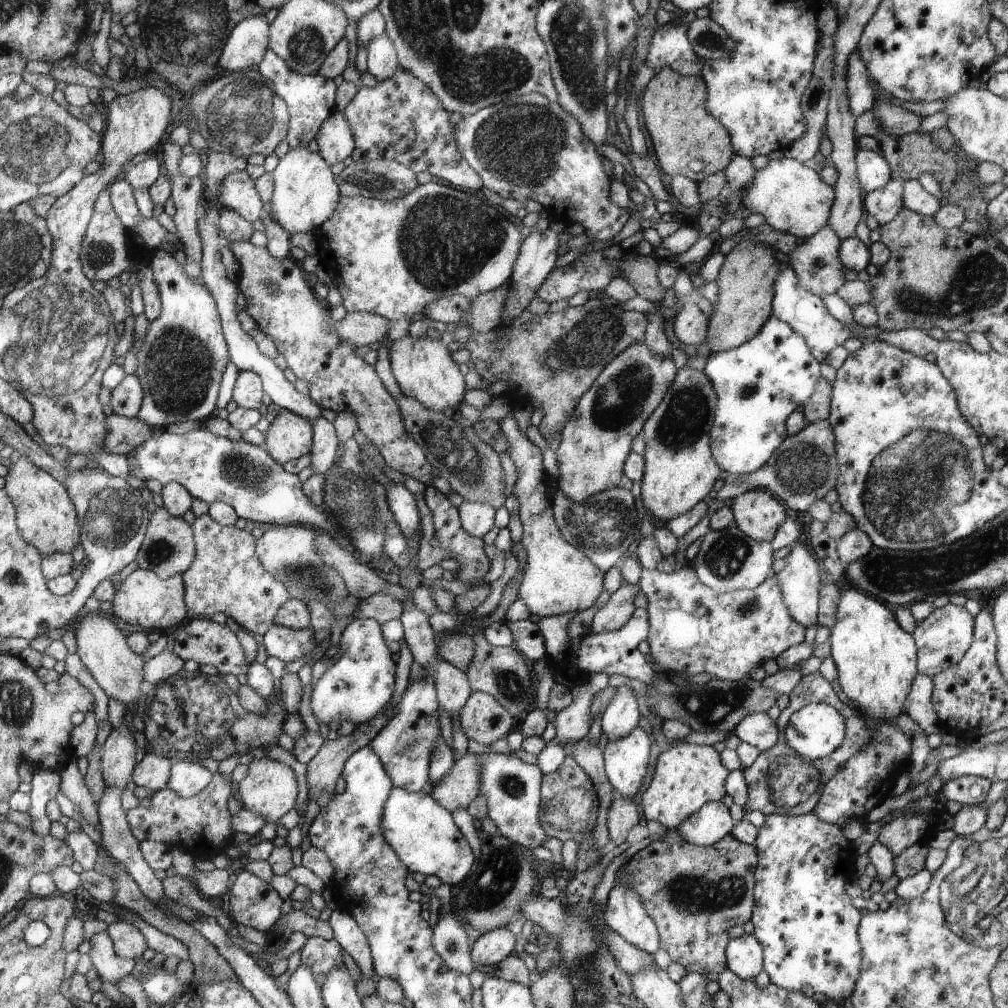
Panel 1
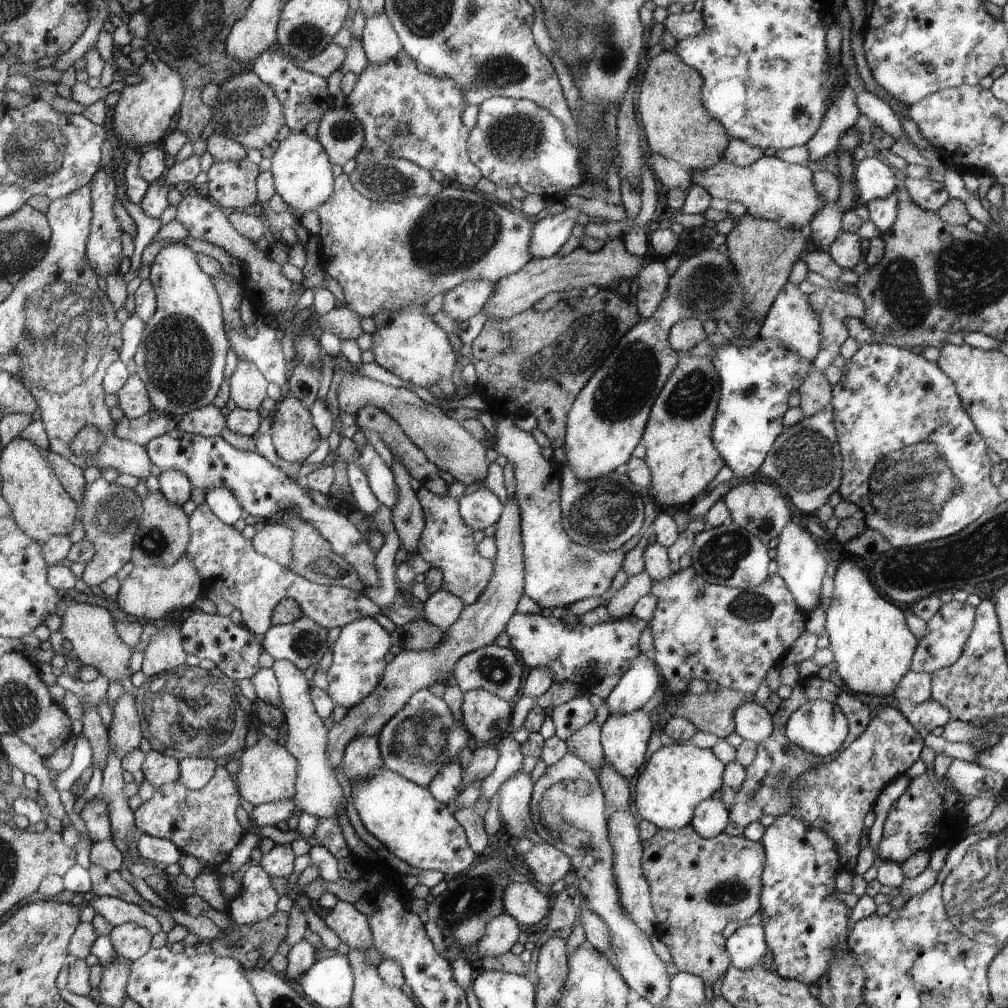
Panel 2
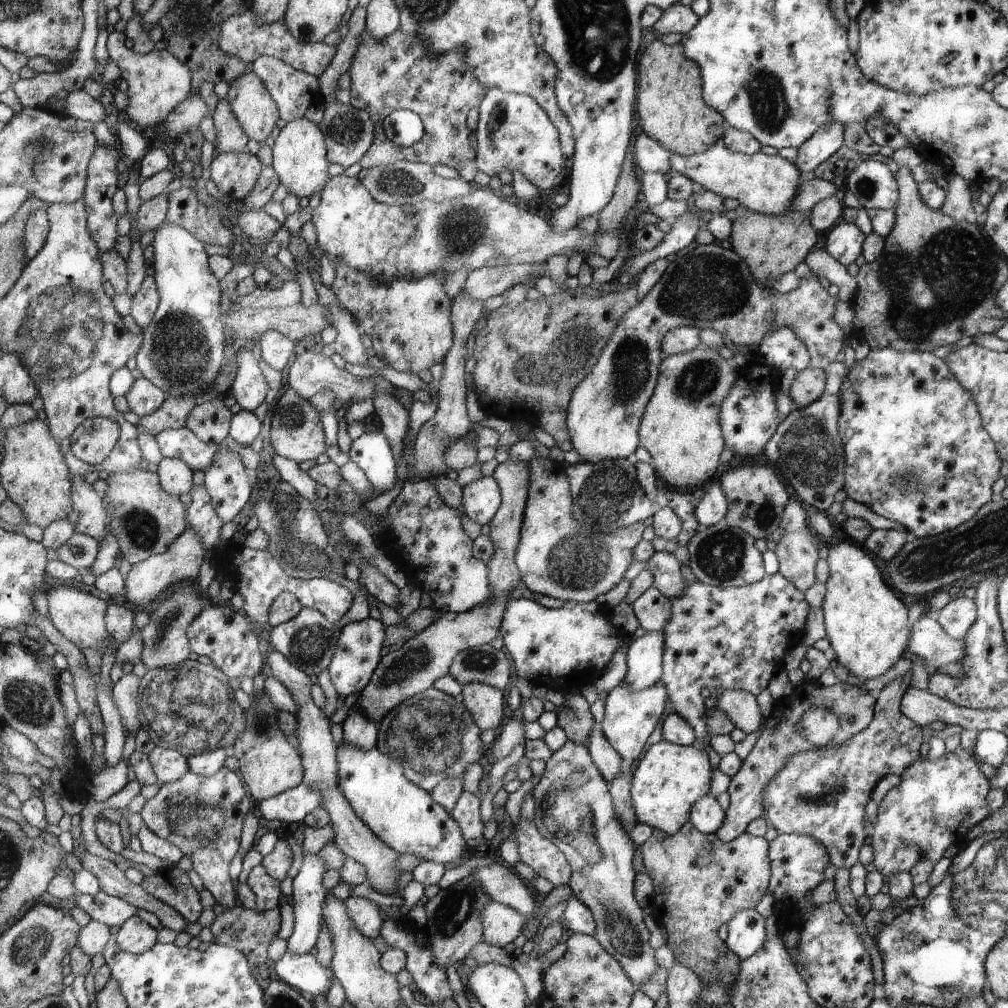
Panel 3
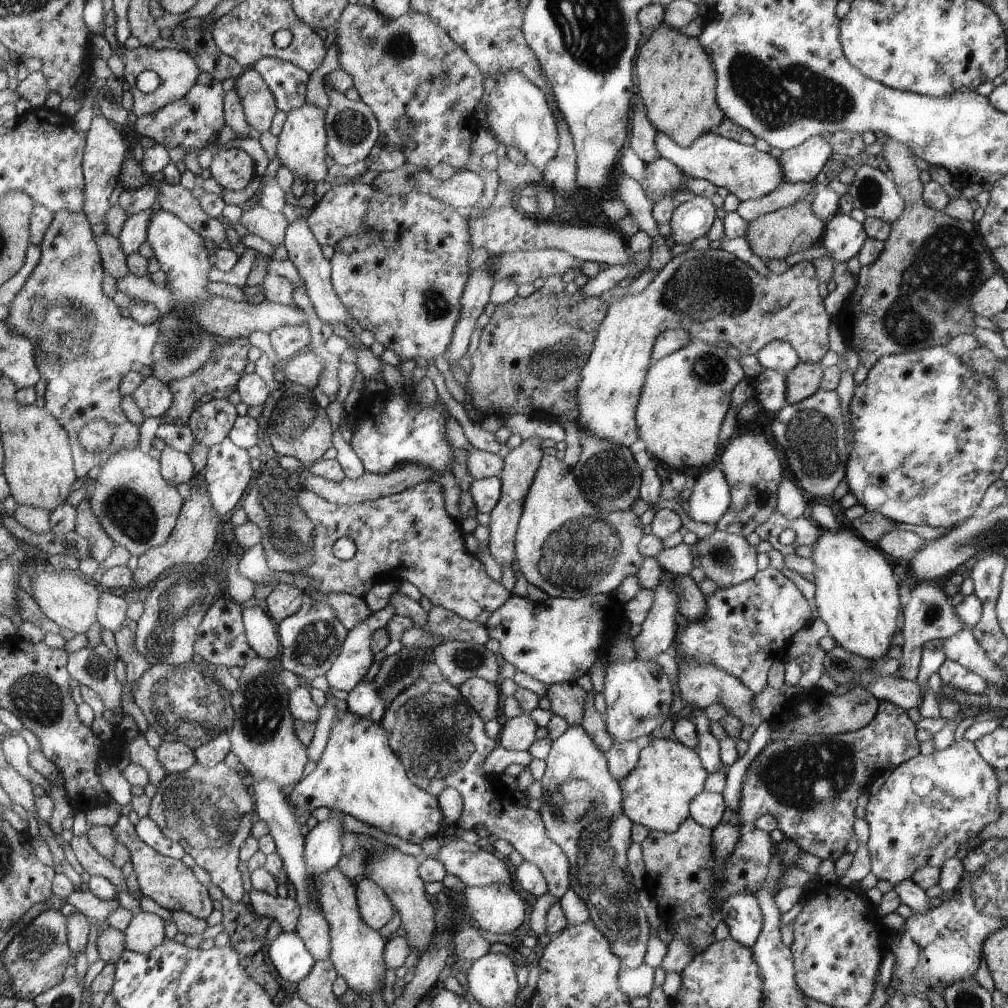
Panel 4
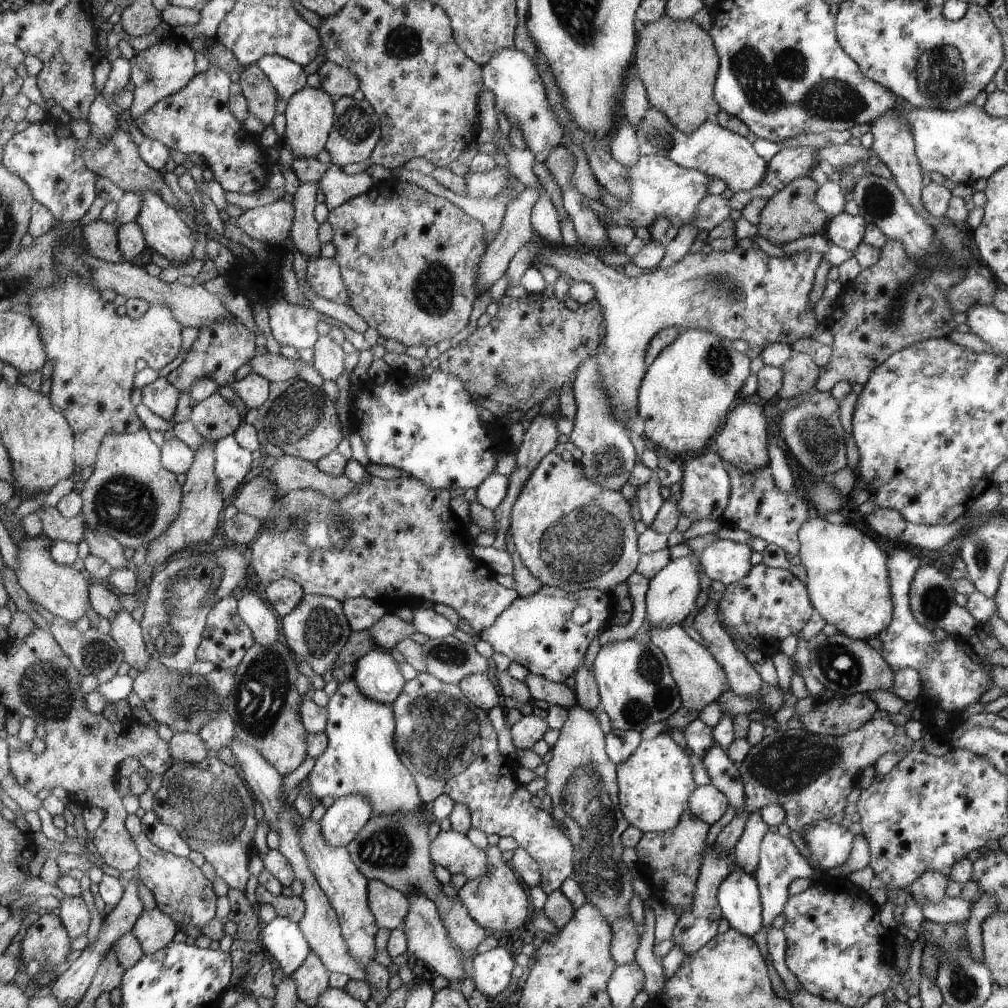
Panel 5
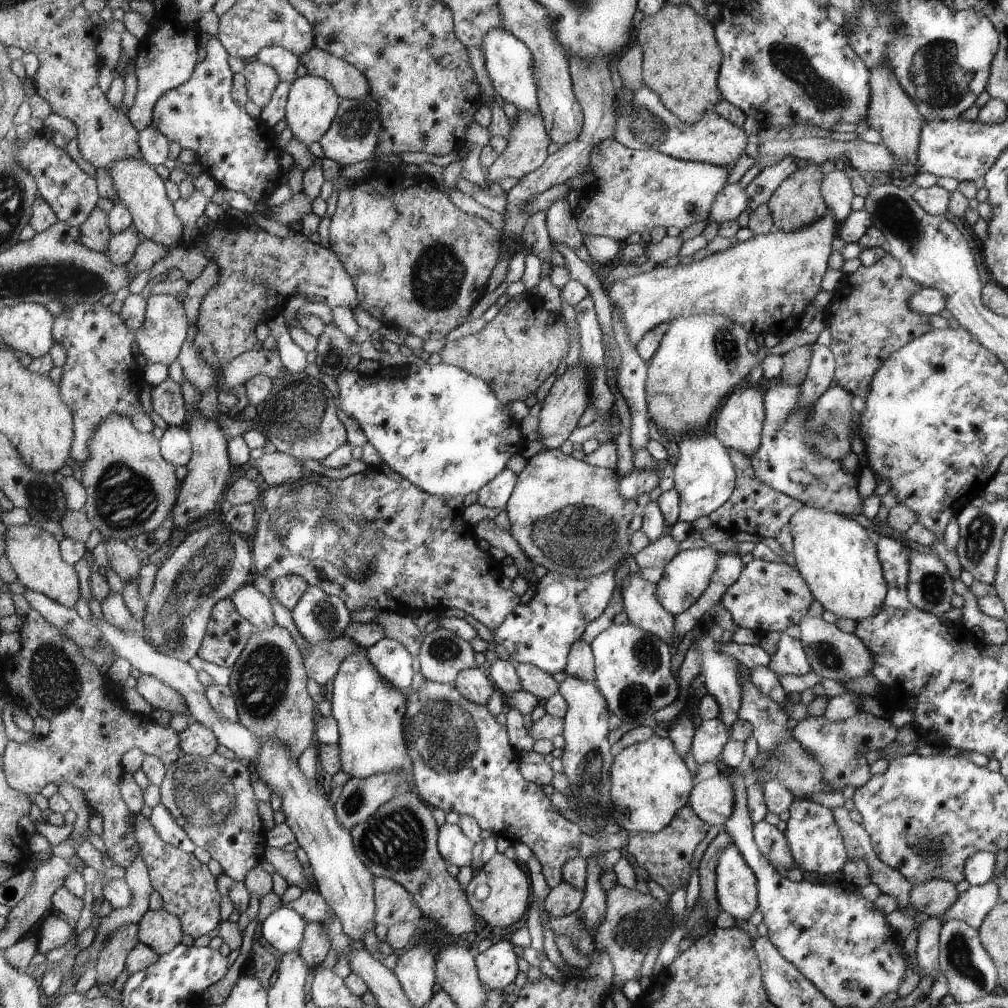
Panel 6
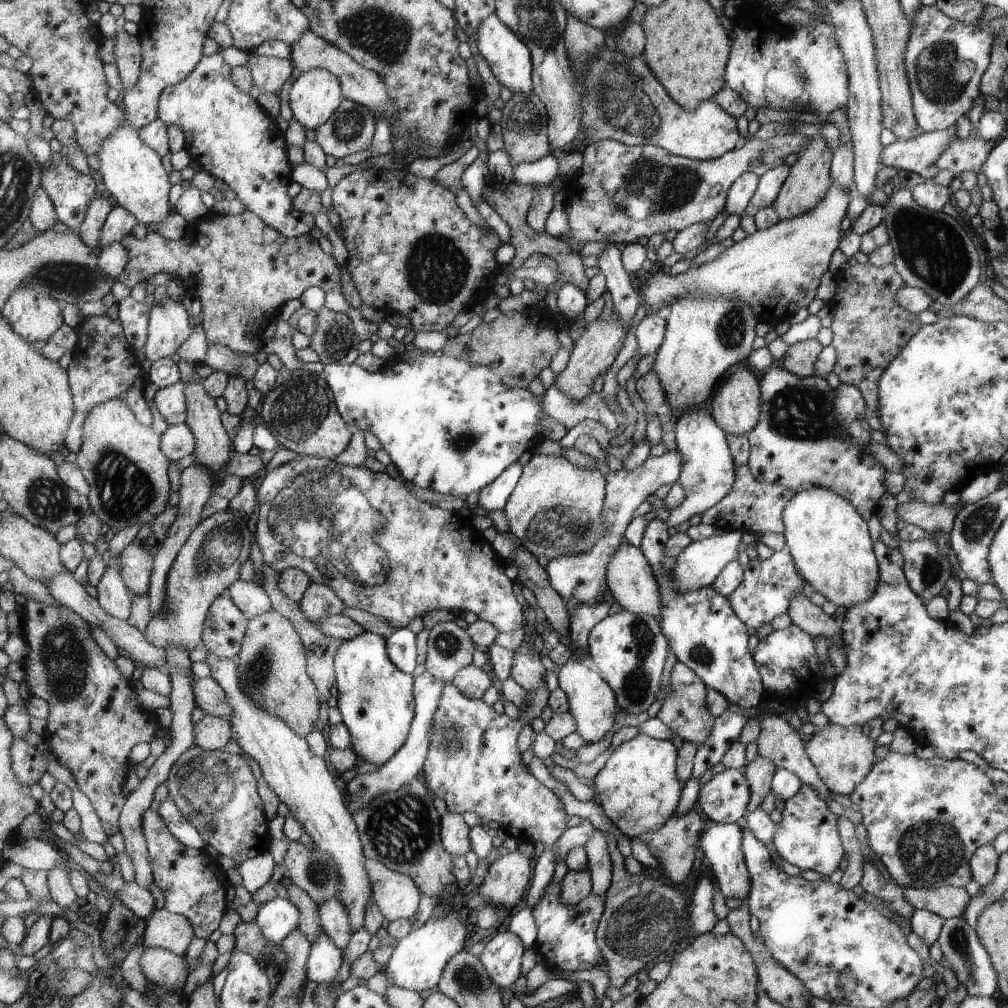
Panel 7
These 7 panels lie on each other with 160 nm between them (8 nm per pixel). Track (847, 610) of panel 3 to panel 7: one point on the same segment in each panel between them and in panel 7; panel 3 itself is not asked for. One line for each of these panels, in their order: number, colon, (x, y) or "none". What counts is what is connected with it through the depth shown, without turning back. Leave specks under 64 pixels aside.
4: (857, 596)
5: (847, 574)
6: (835, 555)
7: (828, 539)

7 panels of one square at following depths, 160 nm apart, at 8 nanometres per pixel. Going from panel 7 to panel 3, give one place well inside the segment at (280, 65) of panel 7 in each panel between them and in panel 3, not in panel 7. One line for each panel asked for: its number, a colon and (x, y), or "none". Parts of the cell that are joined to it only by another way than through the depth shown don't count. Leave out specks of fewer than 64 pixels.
3: (251, 103)
4: (258, 102)
5: (261, 98)
6: (261, 80)

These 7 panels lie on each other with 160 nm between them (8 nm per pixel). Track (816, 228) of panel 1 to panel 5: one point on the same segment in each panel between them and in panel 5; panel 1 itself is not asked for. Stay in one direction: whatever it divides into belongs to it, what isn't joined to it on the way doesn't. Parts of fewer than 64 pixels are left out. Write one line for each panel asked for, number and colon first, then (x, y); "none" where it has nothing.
2: (772, 189)
3: (767, 184)
4: (744, 171)
5: (718, 152)

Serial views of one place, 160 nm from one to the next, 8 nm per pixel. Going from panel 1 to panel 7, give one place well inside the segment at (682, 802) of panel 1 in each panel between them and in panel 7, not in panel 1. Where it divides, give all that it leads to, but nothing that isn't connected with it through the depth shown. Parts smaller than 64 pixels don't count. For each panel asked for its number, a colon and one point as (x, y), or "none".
2: (677, 778)
3: (668, 781)
4: (657, 794)
5: (655, 784)
6: (650, 783)
7: (639, 789)

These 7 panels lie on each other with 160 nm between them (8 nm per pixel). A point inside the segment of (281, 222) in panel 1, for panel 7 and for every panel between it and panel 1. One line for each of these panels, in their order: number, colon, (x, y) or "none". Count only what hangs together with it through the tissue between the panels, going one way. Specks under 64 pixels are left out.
2: (302, 174)
3: (299, 156)
4: (301, 144)
5: (310, 116)
6: (313, 104)
7: (316, 95)

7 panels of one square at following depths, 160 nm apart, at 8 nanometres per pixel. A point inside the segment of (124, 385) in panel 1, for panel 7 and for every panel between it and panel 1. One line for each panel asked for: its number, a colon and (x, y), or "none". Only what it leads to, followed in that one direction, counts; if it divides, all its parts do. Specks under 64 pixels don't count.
2: (134, 401)
3: (144, 398)
4: (154, 398)
5: (160, 396)
6: (167, 400)
7: (171, 401)

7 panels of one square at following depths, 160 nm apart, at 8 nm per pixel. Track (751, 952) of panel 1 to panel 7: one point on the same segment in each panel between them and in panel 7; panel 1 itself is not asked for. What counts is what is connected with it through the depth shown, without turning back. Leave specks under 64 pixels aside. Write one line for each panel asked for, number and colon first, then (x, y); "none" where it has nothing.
2: (747, 946)
3: (747, 930)
4: (742, 915)
5: (739, 896)
6: (736, 885)
7: (721, 844)

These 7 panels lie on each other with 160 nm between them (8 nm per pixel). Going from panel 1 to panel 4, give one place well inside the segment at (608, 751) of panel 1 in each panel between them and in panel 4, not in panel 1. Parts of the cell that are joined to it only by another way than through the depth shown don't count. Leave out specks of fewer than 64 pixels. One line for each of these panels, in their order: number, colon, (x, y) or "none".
2: (624, 738)
3: (630, 716)
4: (638, 694)

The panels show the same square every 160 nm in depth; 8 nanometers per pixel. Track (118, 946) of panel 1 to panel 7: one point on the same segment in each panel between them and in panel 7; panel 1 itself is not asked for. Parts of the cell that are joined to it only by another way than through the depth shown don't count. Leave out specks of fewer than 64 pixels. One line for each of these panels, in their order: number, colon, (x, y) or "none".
2: (131, 941)
3: (136, 936)
4: (146, 931)
5: (154, 930)
6: (162, 931)
7: (164, 929)

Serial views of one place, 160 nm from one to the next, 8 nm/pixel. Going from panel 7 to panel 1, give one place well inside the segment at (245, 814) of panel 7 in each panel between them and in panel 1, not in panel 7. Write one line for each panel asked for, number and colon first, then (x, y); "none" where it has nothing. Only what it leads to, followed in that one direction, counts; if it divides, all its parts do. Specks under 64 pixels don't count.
1: (200, 824)
2: (202, 823)
3: (203, 816)
4: (209, 811)
5: (212, 809)
6: (211, 798)

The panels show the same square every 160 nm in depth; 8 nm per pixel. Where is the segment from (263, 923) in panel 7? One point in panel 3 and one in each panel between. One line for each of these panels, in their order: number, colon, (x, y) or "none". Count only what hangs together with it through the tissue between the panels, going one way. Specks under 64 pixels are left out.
3: (305, 972)
4: (288, 952)
5: (284, 941)
6: (284, 929)

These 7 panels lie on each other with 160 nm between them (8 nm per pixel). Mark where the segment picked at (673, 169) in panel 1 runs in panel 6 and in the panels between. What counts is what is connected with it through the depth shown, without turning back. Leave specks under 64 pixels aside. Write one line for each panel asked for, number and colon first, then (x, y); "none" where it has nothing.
2: (677, 126)
3: (671, 110)
4: (675, 78)
5: (676, 60)
6: (681, 59)

